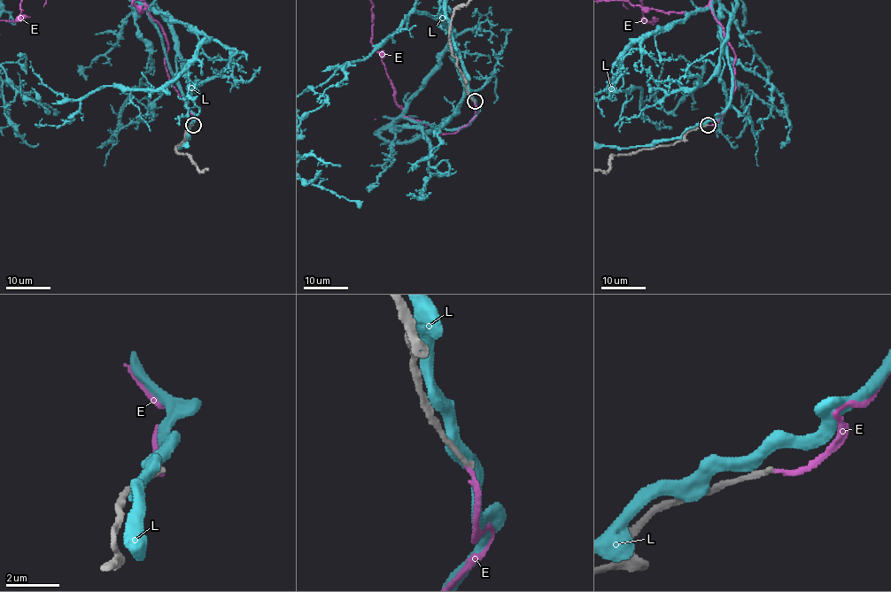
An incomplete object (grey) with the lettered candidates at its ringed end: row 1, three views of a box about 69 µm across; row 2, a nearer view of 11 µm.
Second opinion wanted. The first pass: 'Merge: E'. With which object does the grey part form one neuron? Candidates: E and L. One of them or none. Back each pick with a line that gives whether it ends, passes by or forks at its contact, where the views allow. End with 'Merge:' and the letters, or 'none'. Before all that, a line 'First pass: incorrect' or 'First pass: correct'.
First pass: incorrect
Merge: none

